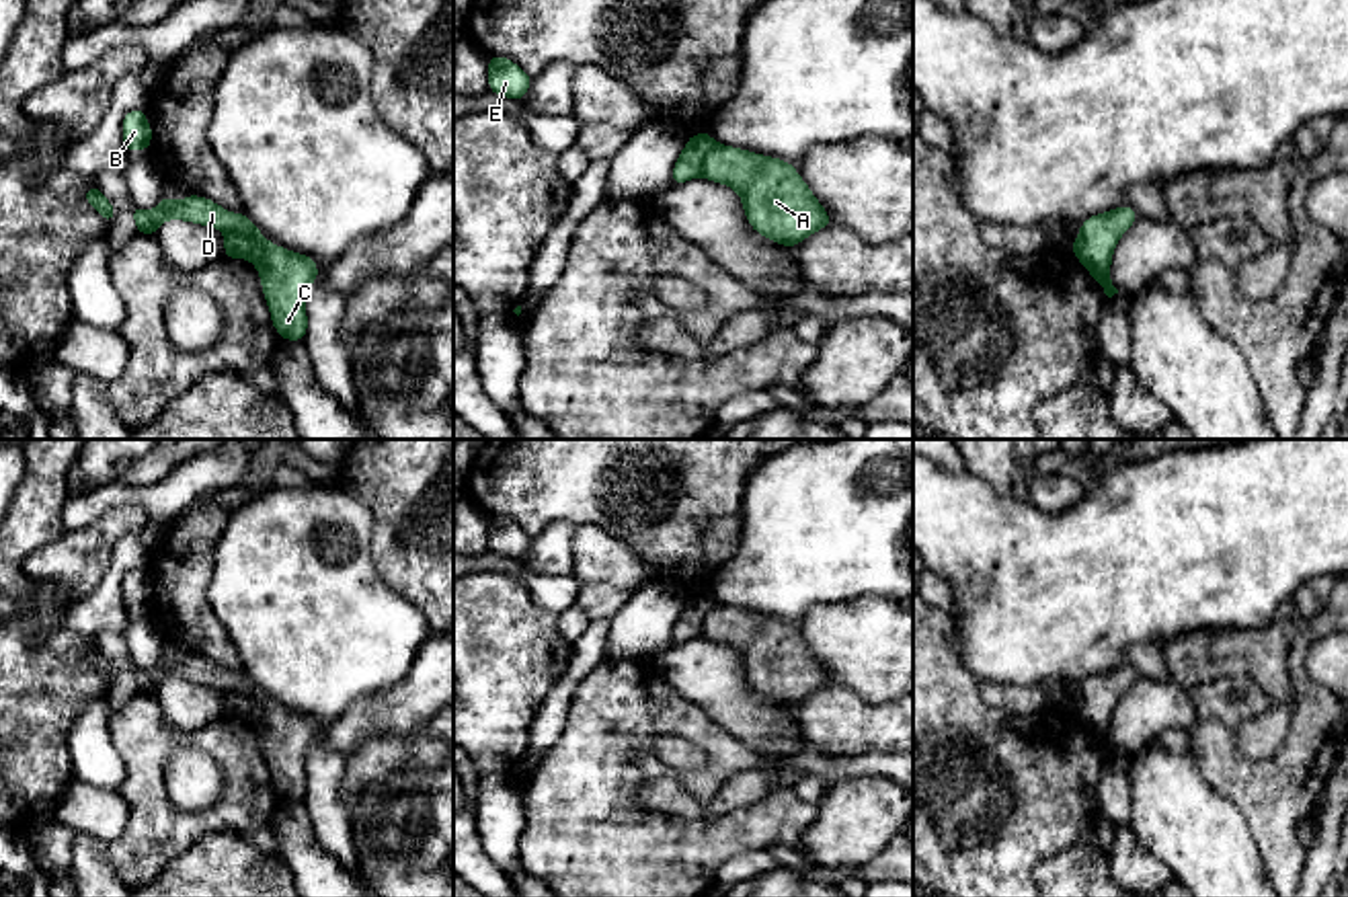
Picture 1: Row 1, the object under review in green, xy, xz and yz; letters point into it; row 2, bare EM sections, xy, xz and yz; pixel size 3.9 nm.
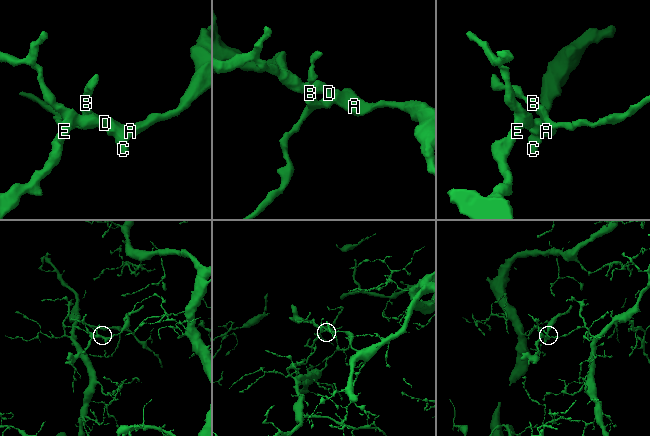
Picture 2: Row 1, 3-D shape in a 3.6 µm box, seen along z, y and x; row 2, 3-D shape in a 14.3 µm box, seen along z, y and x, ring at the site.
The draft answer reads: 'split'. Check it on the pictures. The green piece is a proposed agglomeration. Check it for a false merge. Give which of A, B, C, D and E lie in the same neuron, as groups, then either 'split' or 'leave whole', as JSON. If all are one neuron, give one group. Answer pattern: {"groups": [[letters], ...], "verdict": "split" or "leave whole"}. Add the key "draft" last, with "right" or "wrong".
{"groups": [["A", "C", "D", "E"], ["B"]], "verdict": "split", "draft": "right"}

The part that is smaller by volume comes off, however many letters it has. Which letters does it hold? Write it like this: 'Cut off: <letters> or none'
Cut off: A, C, D, E

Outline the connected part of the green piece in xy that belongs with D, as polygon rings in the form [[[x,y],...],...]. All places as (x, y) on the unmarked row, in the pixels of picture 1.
[[[160,653],[156,669],[146,671],[131,665],[131,675],[137,694],[146,696],[154,696],[164,679],[185,679],[217,688],[224,694],[240,692],[248,696],[252,702],[248,720],[259,729],[275,790],[283,801],[304,801],[308,790],[304,759],[320,733],[312,716],[271,704],[244,671],[232,673],[215,661],[193,653],[183,661],[172,661]]]

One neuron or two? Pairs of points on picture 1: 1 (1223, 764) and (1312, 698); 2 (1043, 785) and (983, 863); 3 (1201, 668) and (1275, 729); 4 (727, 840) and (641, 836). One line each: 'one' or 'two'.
1: one
2: one
3: one
4: one

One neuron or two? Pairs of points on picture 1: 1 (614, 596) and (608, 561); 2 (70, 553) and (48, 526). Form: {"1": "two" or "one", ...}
{"1": "two", "2": "two"}

